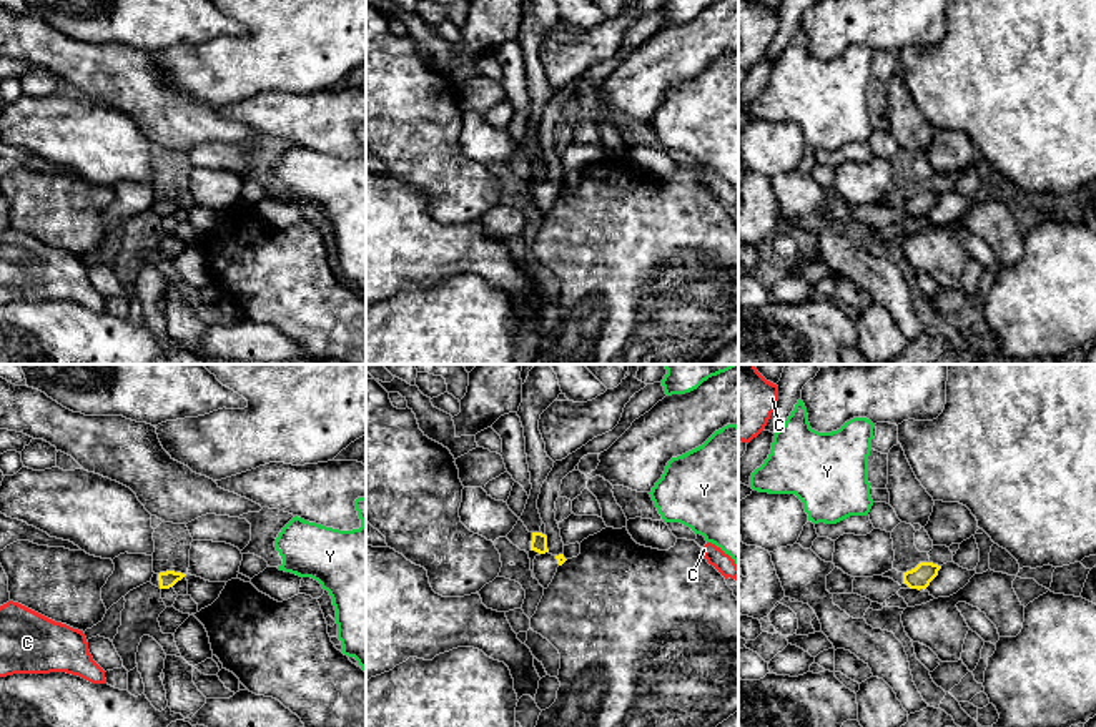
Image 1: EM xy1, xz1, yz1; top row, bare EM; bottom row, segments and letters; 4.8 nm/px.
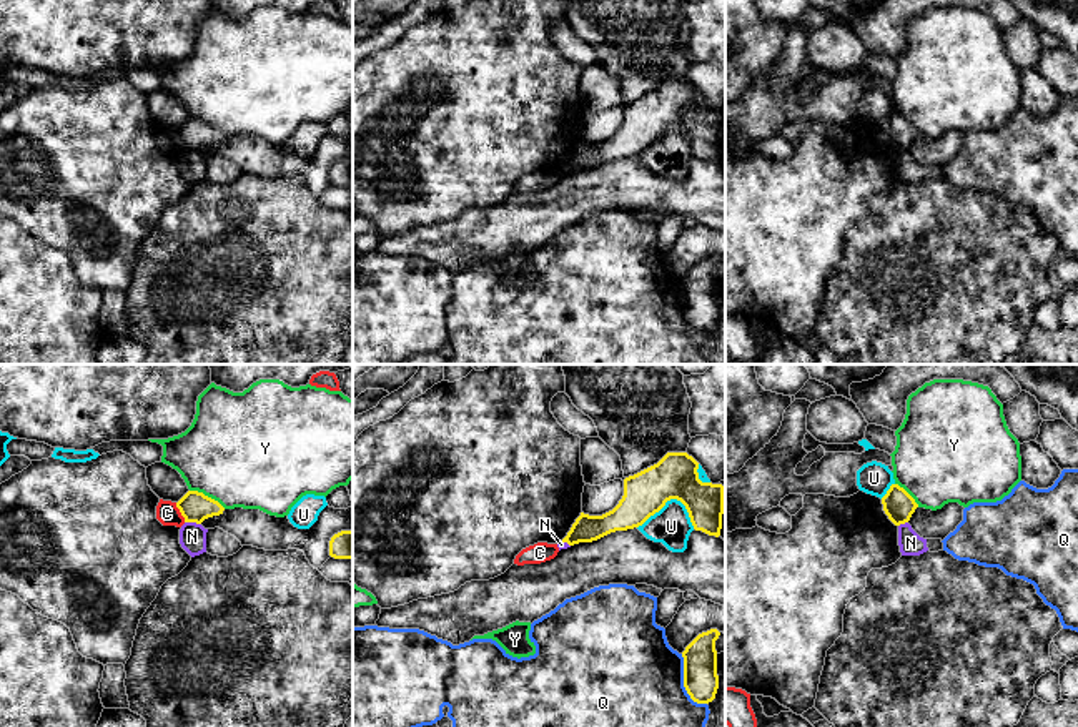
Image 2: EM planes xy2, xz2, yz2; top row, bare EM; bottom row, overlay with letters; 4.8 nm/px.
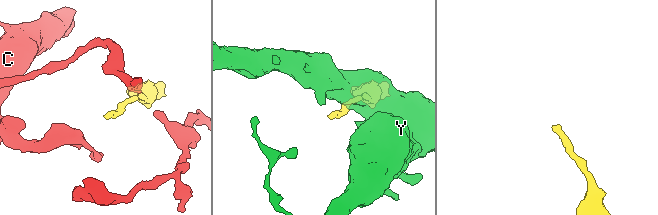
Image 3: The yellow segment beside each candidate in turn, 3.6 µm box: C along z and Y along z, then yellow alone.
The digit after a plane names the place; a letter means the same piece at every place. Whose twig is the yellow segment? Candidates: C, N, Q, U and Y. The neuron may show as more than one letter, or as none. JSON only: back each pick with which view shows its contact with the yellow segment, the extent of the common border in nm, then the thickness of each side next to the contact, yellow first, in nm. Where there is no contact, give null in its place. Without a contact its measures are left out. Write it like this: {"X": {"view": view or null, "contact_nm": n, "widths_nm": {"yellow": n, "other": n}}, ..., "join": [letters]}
{"join": []}

